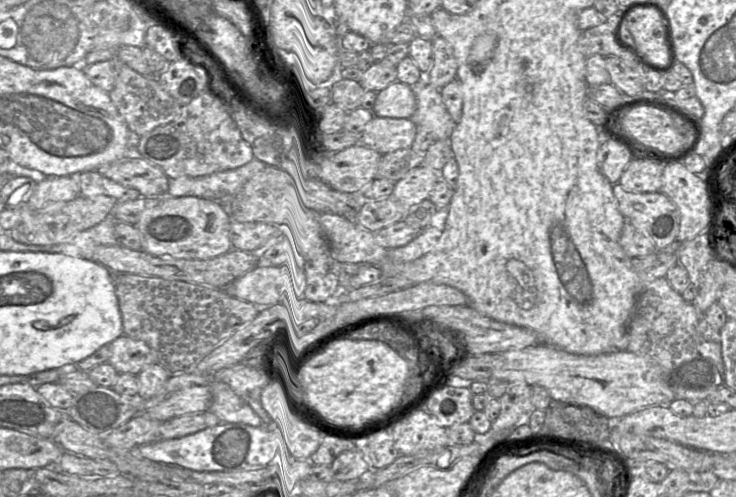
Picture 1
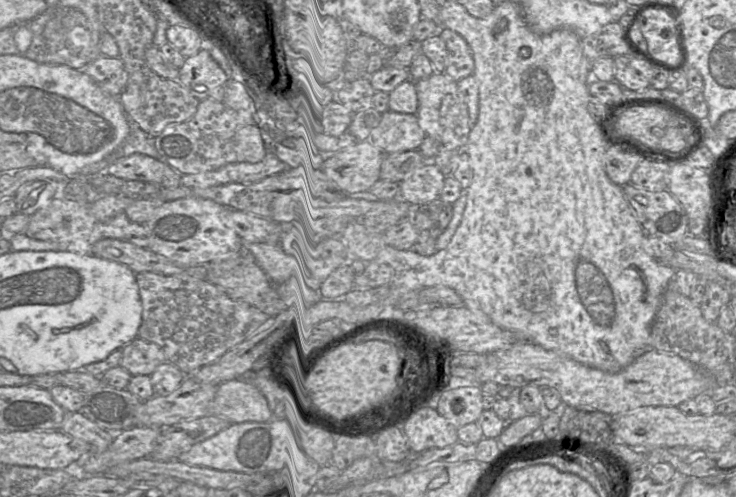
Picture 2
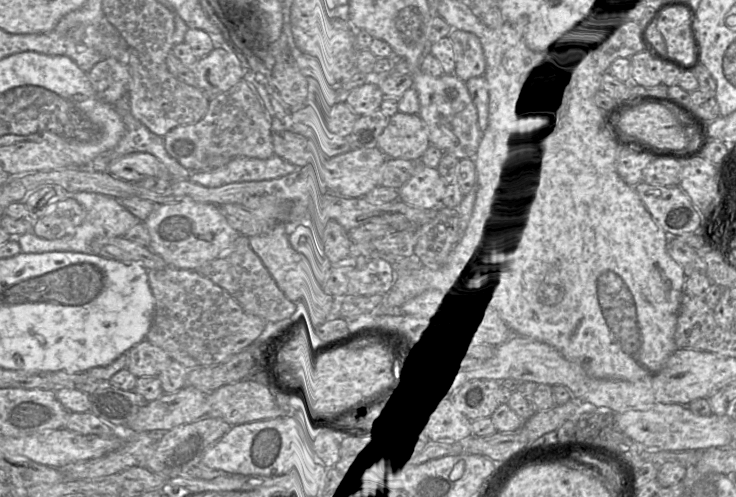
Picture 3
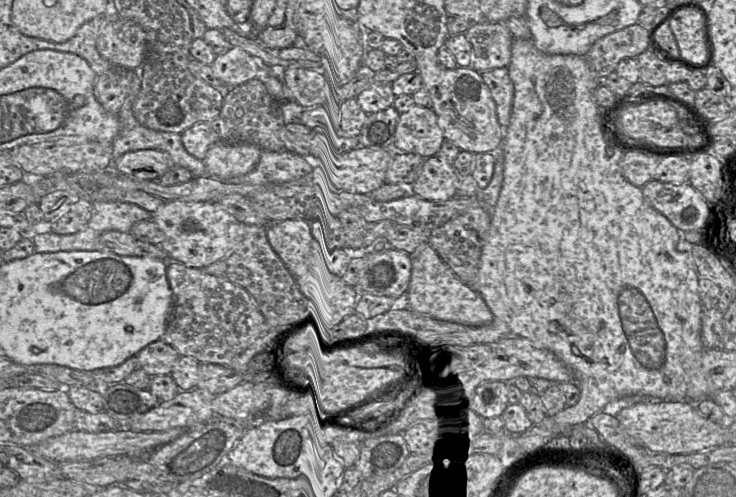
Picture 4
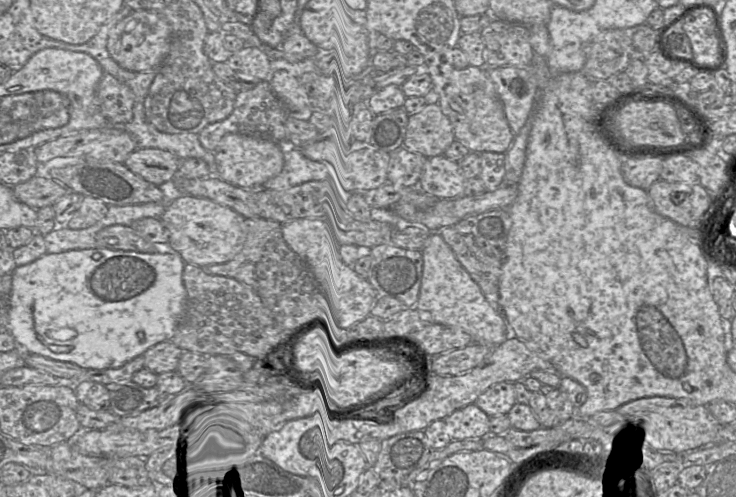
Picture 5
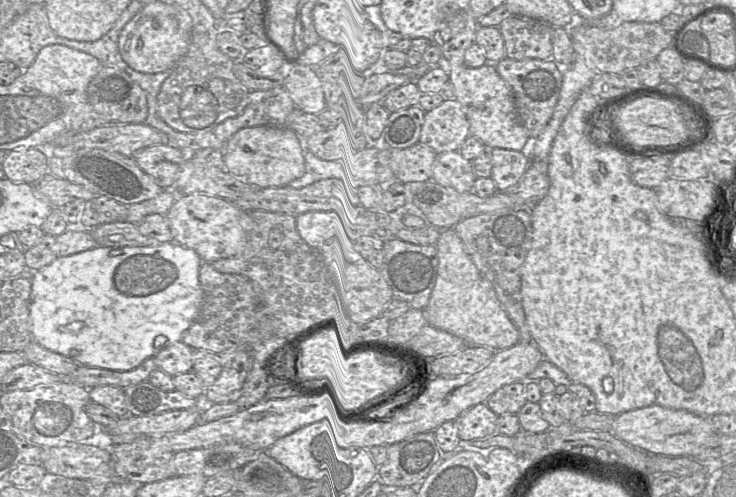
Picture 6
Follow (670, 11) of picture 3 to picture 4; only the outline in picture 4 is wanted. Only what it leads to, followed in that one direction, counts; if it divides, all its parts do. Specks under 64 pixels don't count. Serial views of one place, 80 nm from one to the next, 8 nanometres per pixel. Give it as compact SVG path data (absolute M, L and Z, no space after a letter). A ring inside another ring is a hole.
M683 9L669 23L675 37L679 55L695 63L711 58L711 41L708 35L707 14L703 9Z

